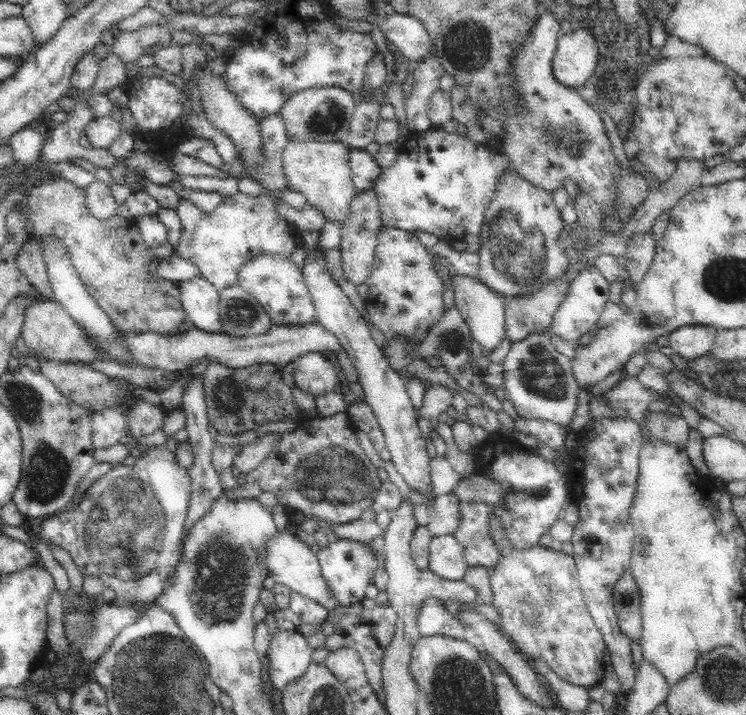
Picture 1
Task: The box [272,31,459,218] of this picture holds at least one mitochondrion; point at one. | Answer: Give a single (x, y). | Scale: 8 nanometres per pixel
(329, 118)

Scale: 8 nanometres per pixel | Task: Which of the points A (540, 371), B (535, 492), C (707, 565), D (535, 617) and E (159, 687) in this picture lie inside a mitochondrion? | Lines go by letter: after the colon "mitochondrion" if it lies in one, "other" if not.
A: mitochondrion
B: mitochondrion
C: other
D: mitochondrion
E: mitochondrion

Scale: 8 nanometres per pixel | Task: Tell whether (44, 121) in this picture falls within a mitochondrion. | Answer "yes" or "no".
no

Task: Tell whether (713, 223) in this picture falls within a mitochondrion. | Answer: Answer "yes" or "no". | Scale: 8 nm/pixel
no

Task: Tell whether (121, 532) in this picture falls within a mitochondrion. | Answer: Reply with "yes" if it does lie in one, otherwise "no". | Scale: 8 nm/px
yes

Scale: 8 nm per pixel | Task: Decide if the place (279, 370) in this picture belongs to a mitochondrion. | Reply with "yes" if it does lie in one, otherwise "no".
no

